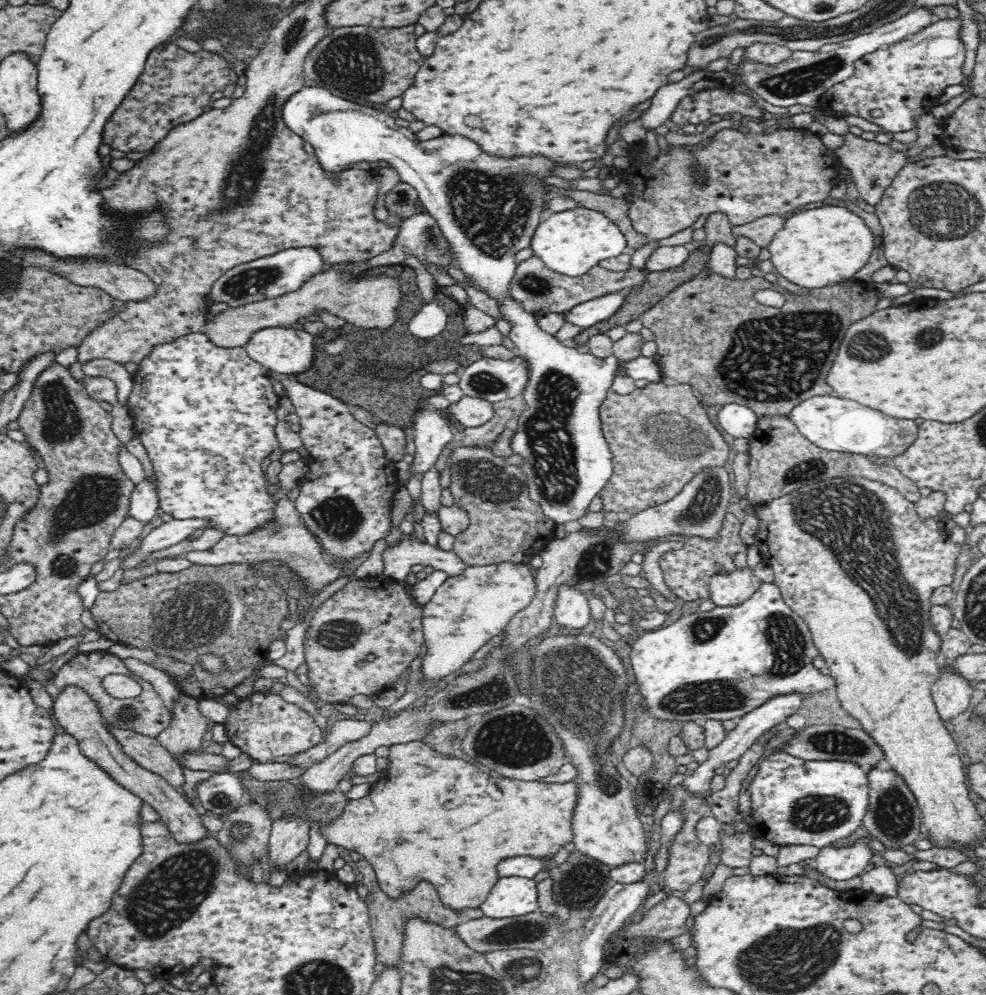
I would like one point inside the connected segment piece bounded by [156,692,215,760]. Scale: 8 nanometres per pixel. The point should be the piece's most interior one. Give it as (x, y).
(185, 734)

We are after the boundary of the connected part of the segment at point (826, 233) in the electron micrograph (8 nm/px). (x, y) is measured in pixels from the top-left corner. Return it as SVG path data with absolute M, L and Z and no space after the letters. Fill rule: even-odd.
M822 206L813 210L798 211L785 220L784 226L774 234L767 246L769 260L774 268L791 283L804 288L816 289L830 287L832 284L851 280L869 261L870 253L875 249L874 235L858 215L840 206Z

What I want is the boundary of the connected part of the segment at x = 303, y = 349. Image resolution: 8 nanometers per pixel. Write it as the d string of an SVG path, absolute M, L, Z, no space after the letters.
M262 328L254 332L252 338L243 346L250 358L262 364L272 373L293 376L312 370L314 364L314 335L305 330L293 328Z

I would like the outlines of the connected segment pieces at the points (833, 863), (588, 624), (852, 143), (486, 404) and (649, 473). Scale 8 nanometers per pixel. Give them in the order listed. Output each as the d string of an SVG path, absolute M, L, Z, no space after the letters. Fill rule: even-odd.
M868 837L842 847L824 846L816 856L816 869L834 880L848 880L862 874L868 860L874 858Z
M562 584L556 596L554 624L570 632L593 629L591 611L585 593Z
M855 130L846 133L843 137L845 144L834 151L835 156L842 166L850 170L851 178L856 183L861 199L866 204L875 207L882 200L886 187L890 186L902 168L906 168L906 164L909 163L908 155L906 152L893 150L886 144L863 140Z
M462 396L463 398L449 406L449 411L454 418L465 428L476 428L488 422L495 414L494 406L488 400Z
M661 380L636 388L622 395L609 390L602 402L601 429L613 456L613 473L606 486L599 492L604 512L625 512L635 515L646 508L658 506L672 500L684 484L688 484L704 468L722 468L728 462L728 442L714 427L698 398L692 393L690 384L670 385Z

